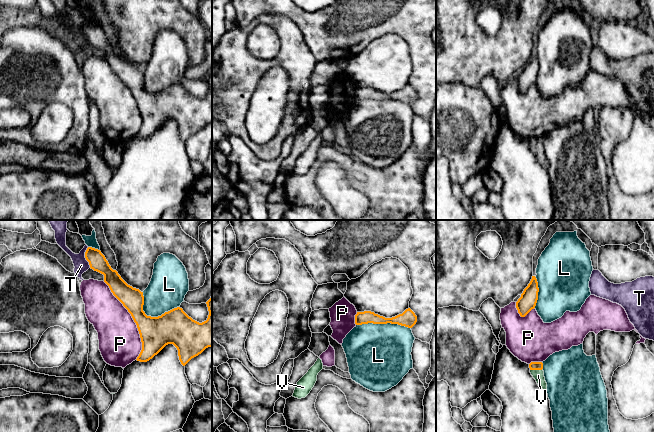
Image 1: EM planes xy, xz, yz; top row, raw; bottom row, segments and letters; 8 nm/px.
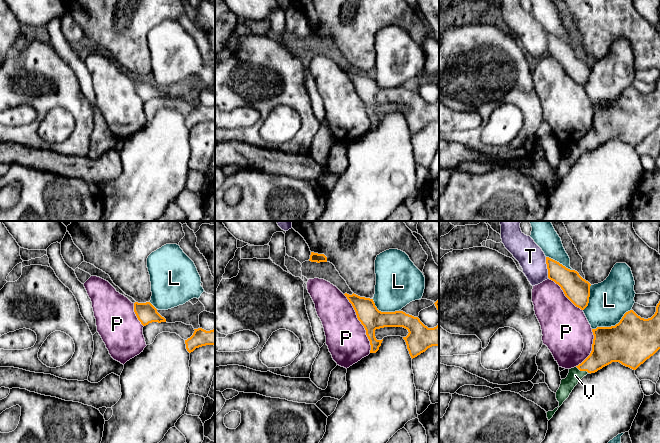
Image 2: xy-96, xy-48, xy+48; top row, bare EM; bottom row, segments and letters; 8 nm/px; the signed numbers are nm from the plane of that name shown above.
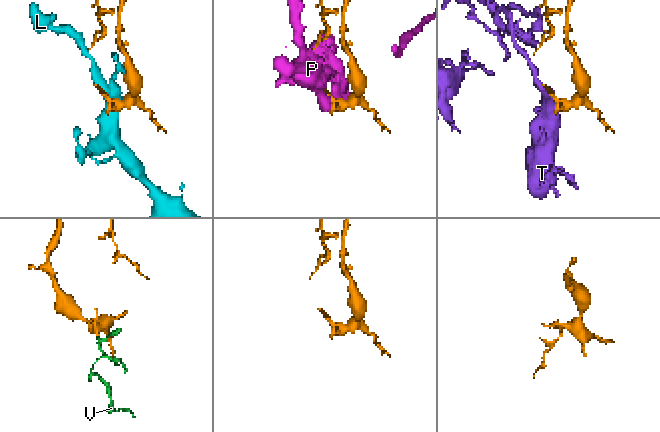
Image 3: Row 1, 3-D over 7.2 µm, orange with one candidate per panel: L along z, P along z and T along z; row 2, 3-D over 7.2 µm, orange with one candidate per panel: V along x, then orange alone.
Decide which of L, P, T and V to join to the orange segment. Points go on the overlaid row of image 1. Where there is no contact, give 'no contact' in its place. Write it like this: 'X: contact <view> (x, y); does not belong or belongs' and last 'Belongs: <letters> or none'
L: contact xy (152, 317); does not belong
P: contact xy (133, 319); does not belong
T: contact xy (85, 257); does not belong
V: contact yz (536, 369); belongs
Belongs: V

